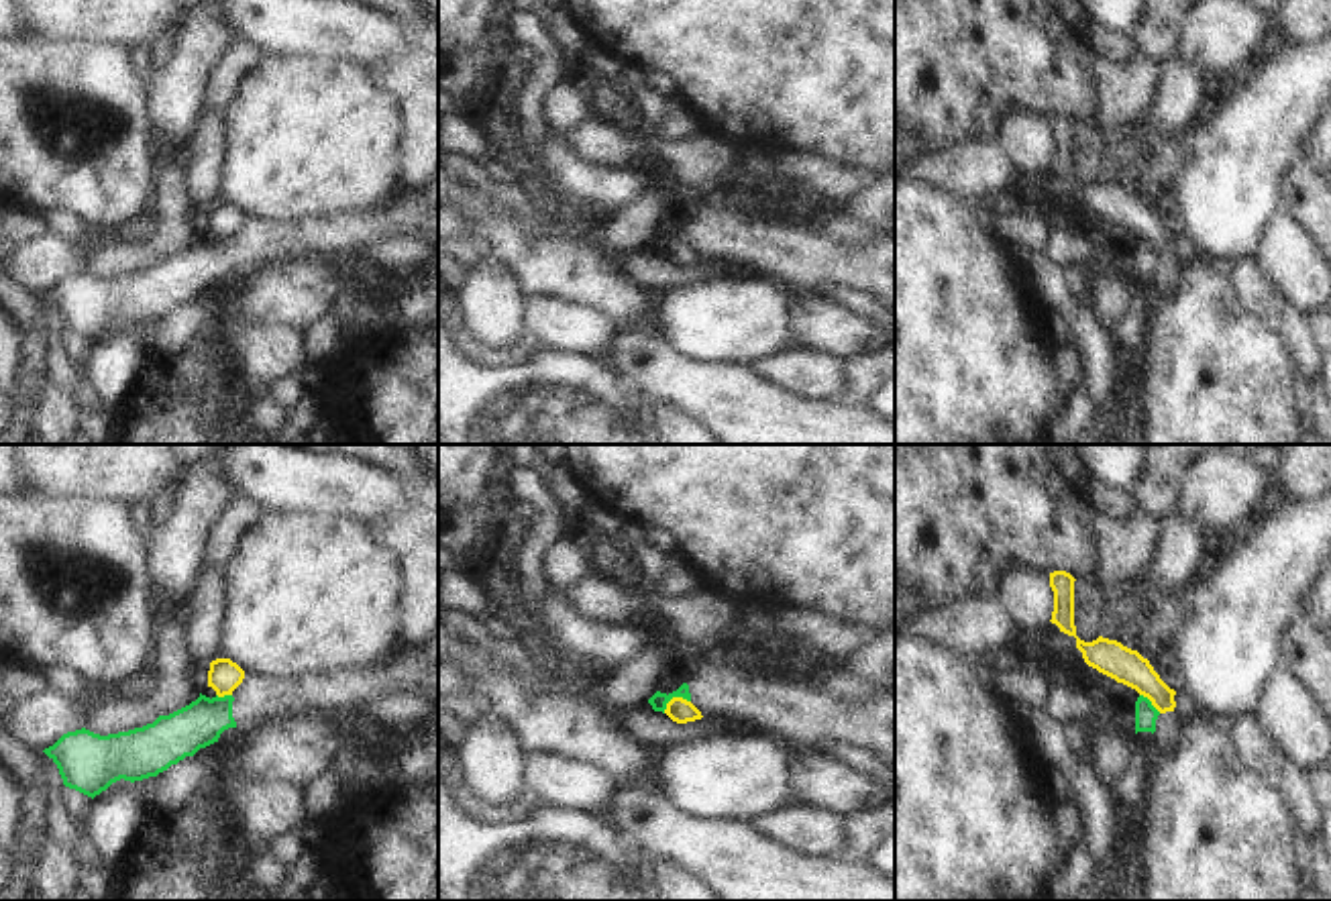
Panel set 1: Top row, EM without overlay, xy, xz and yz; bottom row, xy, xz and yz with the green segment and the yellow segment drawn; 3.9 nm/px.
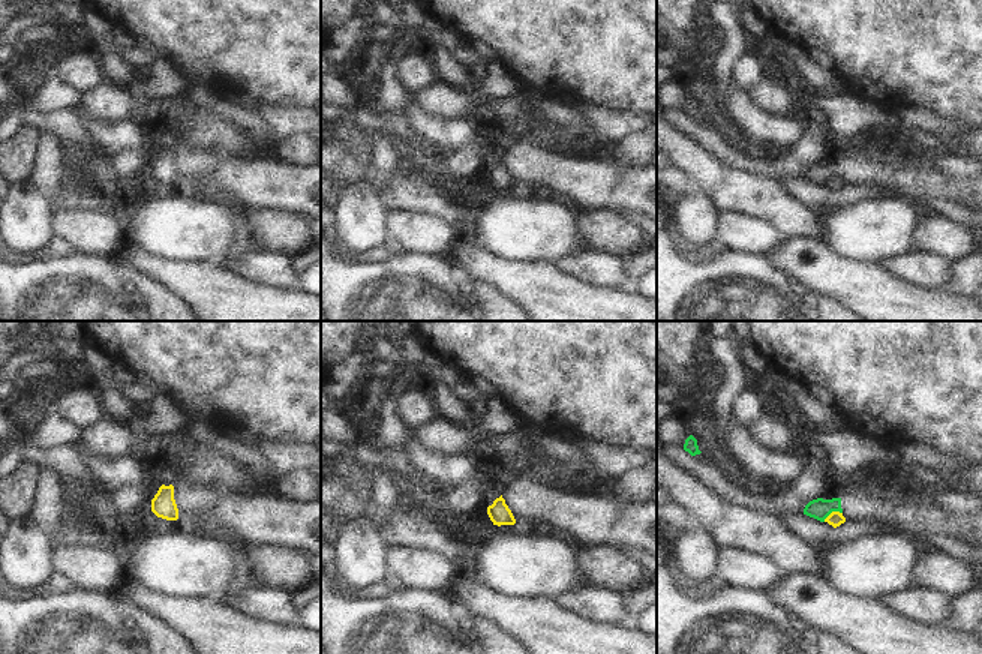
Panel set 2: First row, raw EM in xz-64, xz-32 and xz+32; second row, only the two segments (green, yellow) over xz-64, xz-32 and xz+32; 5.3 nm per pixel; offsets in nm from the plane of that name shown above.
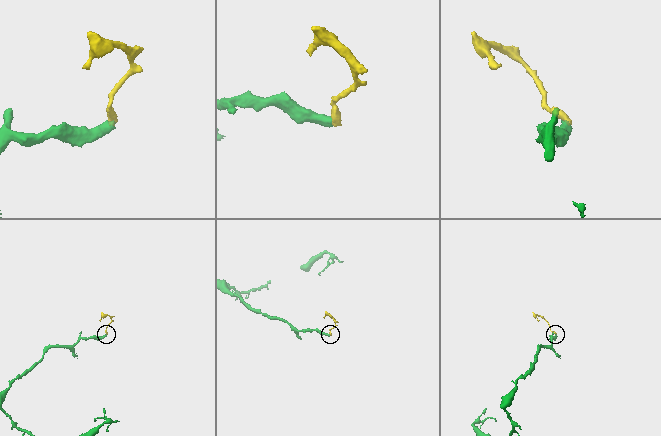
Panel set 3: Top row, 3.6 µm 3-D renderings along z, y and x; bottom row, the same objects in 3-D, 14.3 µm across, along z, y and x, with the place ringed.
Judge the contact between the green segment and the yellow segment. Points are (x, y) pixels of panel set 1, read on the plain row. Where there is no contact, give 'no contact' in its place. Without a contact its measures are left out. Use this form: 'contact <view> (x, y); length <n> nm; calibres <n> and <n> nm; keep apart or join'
contact xz (673, 239); length 120 nm; calibres 70 and 100 nm; keep apart

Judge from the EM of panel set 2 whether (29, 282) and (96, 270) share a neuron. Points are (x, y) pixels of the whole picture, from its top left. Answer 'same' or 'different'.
same

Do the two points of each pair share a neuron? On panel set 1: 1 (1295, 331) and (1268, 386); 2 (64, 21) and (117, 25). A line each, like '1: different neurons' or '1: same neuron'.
1: different neurons
2: same neuron

